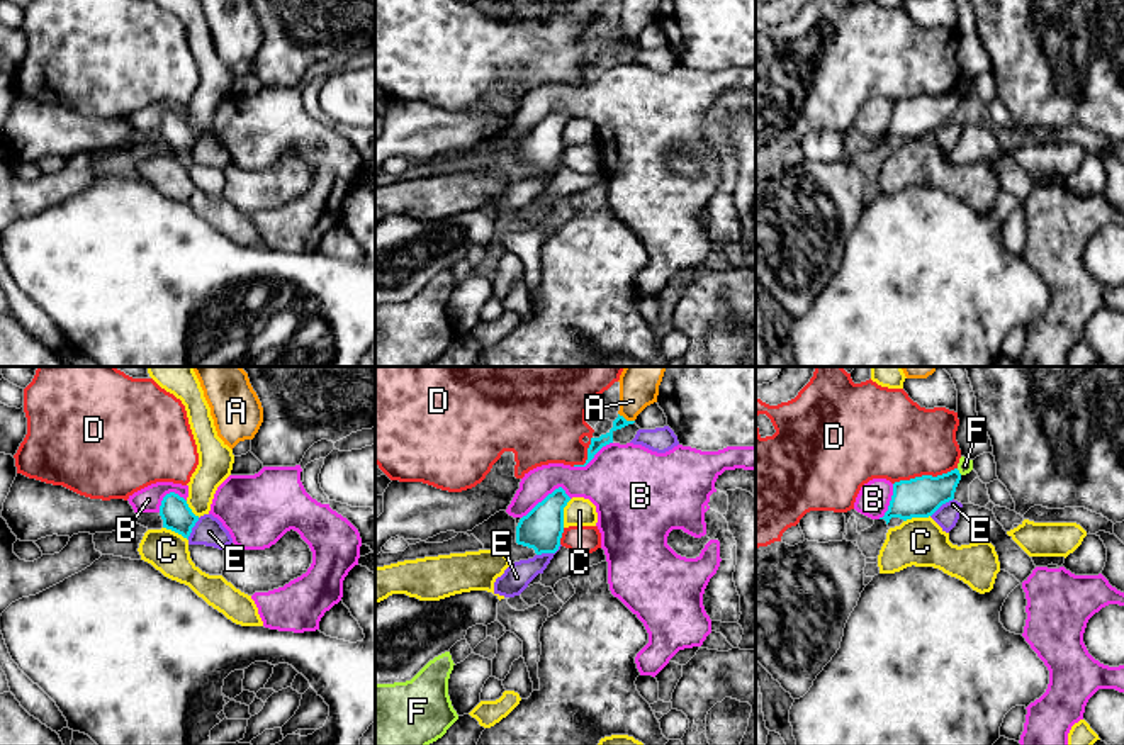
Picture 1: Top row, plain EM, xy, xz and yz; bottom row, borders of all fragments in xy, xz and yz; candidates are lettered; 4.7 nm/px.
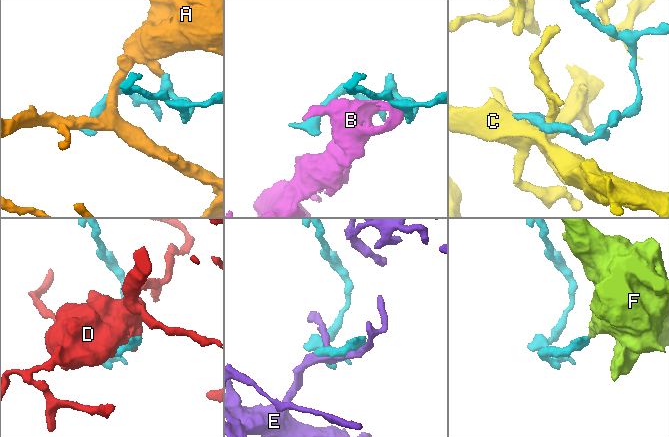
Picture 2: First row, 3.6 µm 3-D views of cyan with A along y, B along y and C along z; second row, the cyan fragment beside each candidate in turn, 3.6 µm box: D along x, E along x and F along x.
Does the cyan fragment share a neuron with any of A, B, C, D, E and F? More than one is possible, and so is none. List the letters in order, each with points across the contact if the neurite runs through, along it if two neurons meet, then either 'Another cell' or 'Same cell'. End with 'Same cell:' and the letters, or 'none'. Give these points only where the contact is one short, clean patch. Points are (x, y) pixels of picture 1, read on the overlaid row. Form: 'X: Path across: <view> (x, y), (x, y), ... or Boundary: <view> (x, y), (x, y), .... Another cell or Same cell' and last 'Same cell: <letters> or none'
A: Another cell
B: Another cell
C: Boundary: xz (571, 499), (564, 508), (562, 526). Another cell
D: Another cell
E: Another cell
F: Boundary: yz (956, 469), (961, 474). Another cell
Same cell: none

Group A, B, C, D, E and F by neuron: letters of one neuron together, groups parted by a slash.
A / B / C / D / E / F

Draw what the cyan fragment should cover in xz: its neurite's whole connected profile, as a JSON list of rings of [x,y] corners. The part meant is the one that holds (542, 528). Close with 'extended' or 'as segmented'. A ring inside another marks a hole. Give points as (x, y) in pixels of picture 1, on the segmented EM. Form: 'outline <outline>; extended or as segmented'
outline [[[562,487],[538,502],[516,526],[516,543],[533,548],[537,555],[555,553],[564,533],[564,507],[570,497]]]; as segmented

